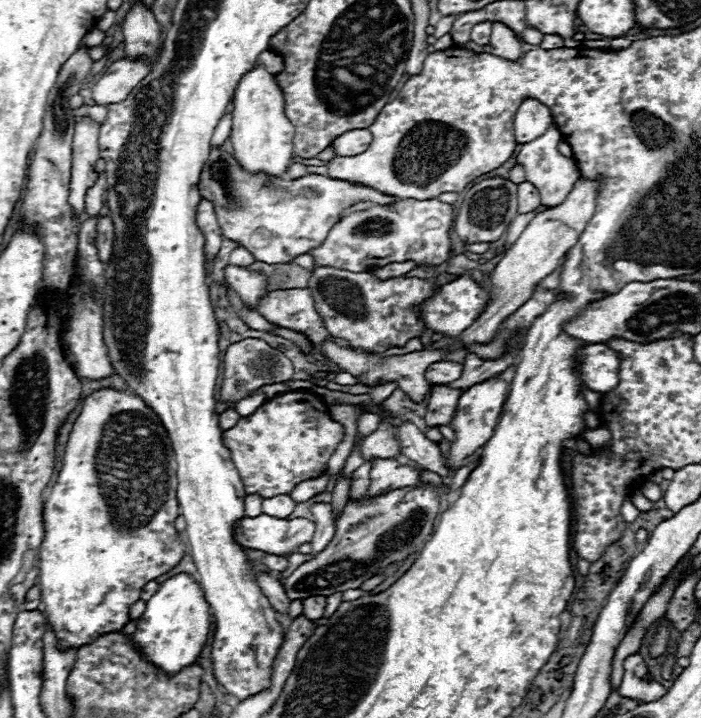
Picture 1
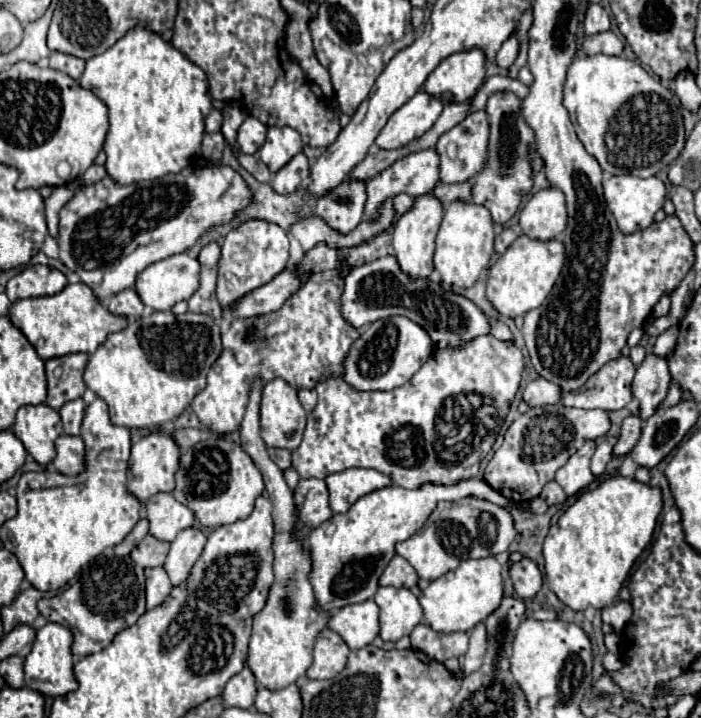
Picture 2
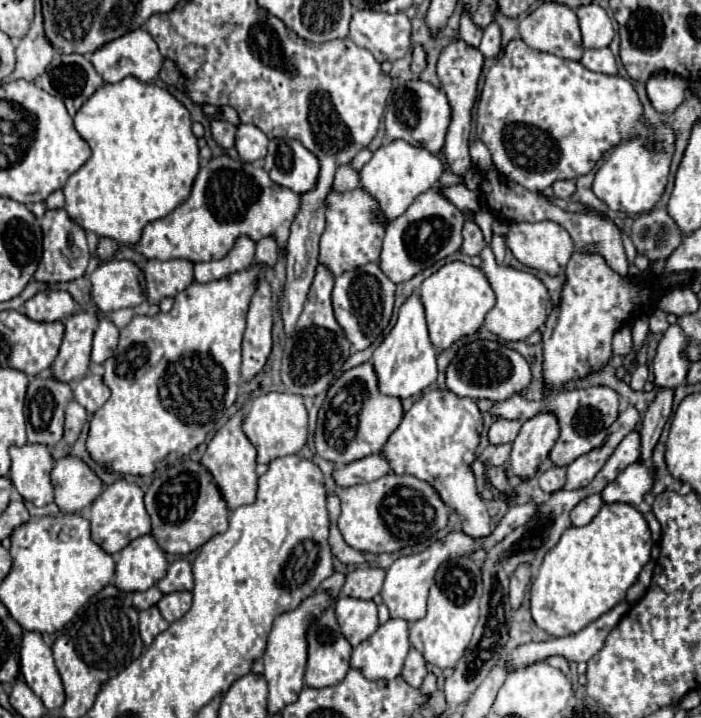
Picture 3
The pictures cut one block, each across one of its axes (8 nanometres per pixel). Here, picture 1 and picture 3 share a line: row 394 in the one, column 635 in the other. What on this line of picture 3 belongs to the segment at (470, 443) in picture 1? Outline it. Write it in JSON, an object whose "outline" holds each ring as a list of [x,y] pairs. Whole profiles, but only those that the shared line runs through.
{"outline":[[[634,462],[626,466],[614,482],[610,482],[602,490],[602,498],[606,504],[612,502],[626,502],[632,506],[638,506],[646,492],[650,492],[654,486],[654,468],[648,466],[648,462]]]}

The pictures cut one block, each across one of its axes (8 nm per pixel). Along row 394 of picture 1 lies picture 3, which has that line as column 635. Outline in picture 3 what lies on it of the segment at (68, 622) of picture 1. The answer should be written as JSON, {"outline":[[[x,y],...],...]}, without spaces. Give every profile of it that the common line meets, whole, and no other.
{"outline":[[[512,40],[486,74],[478,100],[476,136],[488,146],[500,176],[532,192],[544,192],[556,180],[574,180],[588,174],[608,150],[632,140],[642,116],[642,102],[626,78],[596,74],[580,62],[536,52],[522,40]]]}

